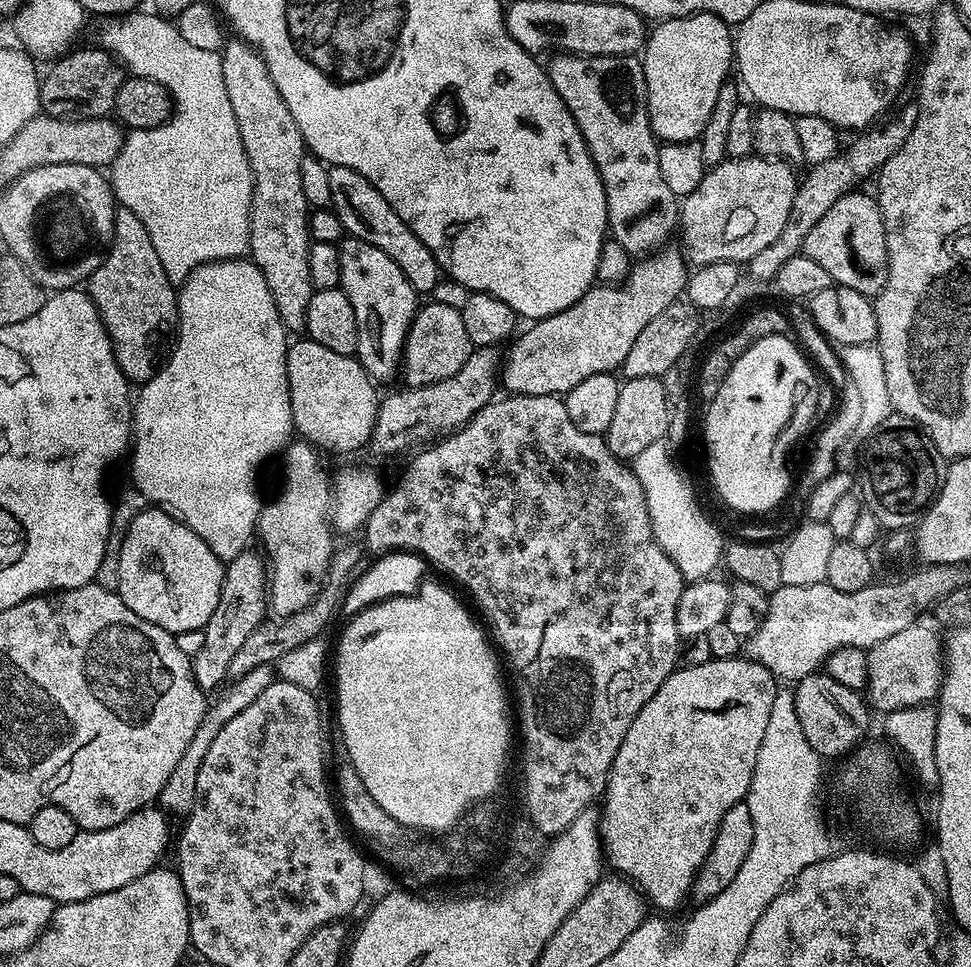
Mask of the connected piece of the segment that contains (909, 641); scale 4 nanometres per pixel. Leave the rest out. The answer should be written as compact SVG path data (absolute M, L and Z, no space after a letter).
M924 622L906 626L906 630L898 630L898 634L886 638L884 642L878 642L867 649L867 653L866 700L875 711L877 708L881 714L889 714L904 707L931 705L939 697L940 681L944 678L945 670L942 640Z

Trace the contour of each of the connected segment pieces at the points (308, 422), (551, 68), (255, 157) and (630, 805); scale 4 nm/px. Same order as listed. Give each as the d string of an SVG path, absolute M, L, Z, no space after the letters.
M296 338L288 346L286 374L290 390L292 423L299 439L308 441L313 448L325 453L356 452L363 444L365 447L371 441L380 400L378 395L376 396L377 385L356 356L337 354L335 350L326 350L326 346L318 346L318 342L313 340Z
M556 54L556 55L553 55L551 57L551 59L552 58L553 58L553 60L550 62L547 61L547 64L546 64L546 71L547 71L548 77L550 78L550 82L554 86L554 90L556 91L556 93L558 93L558 95L560 95L560 97L562 98L562 102L566 102L566 106L570 110L570 114L574 118L574 122L578 126L578 130L582 134L582 138L586 142L586 146L588 147L588 149L590 150L590 154L594 158L594 162L596 163L596 169L598 170L598 174L600 175L600 177L602 178L602 182L604 183L604 189L606 190L606 206L608 207L608 223L610 225L611 239L617 240L617 242L619 242L621 244L621 246L623 246L623 248L628 251L629 257L632 257L632 258L643 257L645 255L645 253L647 253L644 251L646 251L647 248L651 246L651 244L657 243L656 245L659 245L661 242L664 242L664 241L659 242L659 240L664 240L667 238L668 235L671 234L671 232L673 235L673 233L675 233L677 231L677 228L678 228L678 198L674 193L672 193L672 191L670 190L670 186L666 186L666 182L662 178L662 170L658 170L658 154L660 153L660 144L658 143L655 134L653 134L653 132L652 132L652 127L650 127L650 118L648 117L648 91L646 90L646 78L644 77L644 65L642 63L641 57L636 54L633 54L631 56L590 56L590 57L574 56L571 54Z
M232 38L225 43L220 57L222 62L222 78L226 78L226 94L230 97L230 107L234 110L234 118L238 118L238 134L242 134L242 146L246 150L246 158L250 162L254 190L252 191L252 213L250 214L250 246L248 251L253 264L257 264L266 278L266 286L270 286L270 294L274 294L274 306L278 306L278 318L282 318L285 329L292 334L303 333L306 329L306 310L310 306L310 298L313 294L312 283L310 282L310 262L308 261L308 212L310 205L306 194L302 194L302 162L306 155L306 145L302 138L302 130L298 130L298 122L294 122L294 114L290 114L290 106L282 102L282 94L278 92L278 86L274 84L274 78L270 76L270 70L260 53L239 38Z
M711 658L701 665L677 667L658 686L654 698L638 710L634 722L630 722L630 730L626 730L626 738L622 738L622 746L618 746L618 754L608 771L608 782L604 786L602 801L604 800L604 816L599 821L600 843L607 867L623 879L631 880L646 897L647 903L664 912L672 912L685 899L689 899L692 883L698 870L706 862L710 850L714 846L714 838L718 834L718 826L722 818L726 818L726 810L741 803L750 790L750 782L754 778L754 762L758 762L758 746L762 746L762 734L766 734L766 722L770 722L770 706L774 706L774 698L778 691L778 681L766 666L757 660L747 658L733 658L717 660Z

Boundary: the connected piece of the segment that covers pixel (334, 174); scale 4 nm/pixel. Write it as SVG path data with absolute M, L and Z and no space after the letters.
M333 164L328 169L328 177L332 195L330 208L331 211L336 211L341 226L348 231L345 233L362 242L370 242L370 246L378 246L378 250L390 254L398 270L406 274L406 282L410 282L417 294L431 294L442 279L442 269L426 242L422 242L422 238L418 238L418 234L414 234L414 230L410 230L410 226L402 222L402 218L398 218L392 204L386 202L386 198L382 198L382 194L378 194L375 186L366 182L366 178L358 174L358 170Z

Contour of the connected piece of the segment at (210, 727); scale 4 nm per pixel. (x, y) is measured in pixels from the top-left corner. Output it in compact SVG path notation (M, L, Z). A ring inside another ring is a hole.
M273 665L254 666L252 670L235 677L227 685L227 688L229 687L228 693L221 700L215 701L213 699L209 703L208 710L205 712L198 730L194 730L194 738L190 738L190 746L186 746L186 754L182 754L178 766L174 766L170 779L167 780L166 786L162 786L160 791L158 804L165 813L171 814L173 817L175 817L174 815L180 816L179 818L187 817L188 812L198 802L196 798L198 770L202 766L202 758L206 758L206 750L210 750L210 742L214 742L214 738L218 738L218 730L222 730L222 726L226 726L226 722L230 722L230 718L242 714L242 710L246 710L246 706L250 706L250 702L254 702L254 698L258 698L258 694L262 694L262 690L266 690L266 686L270 686L273 679Z

